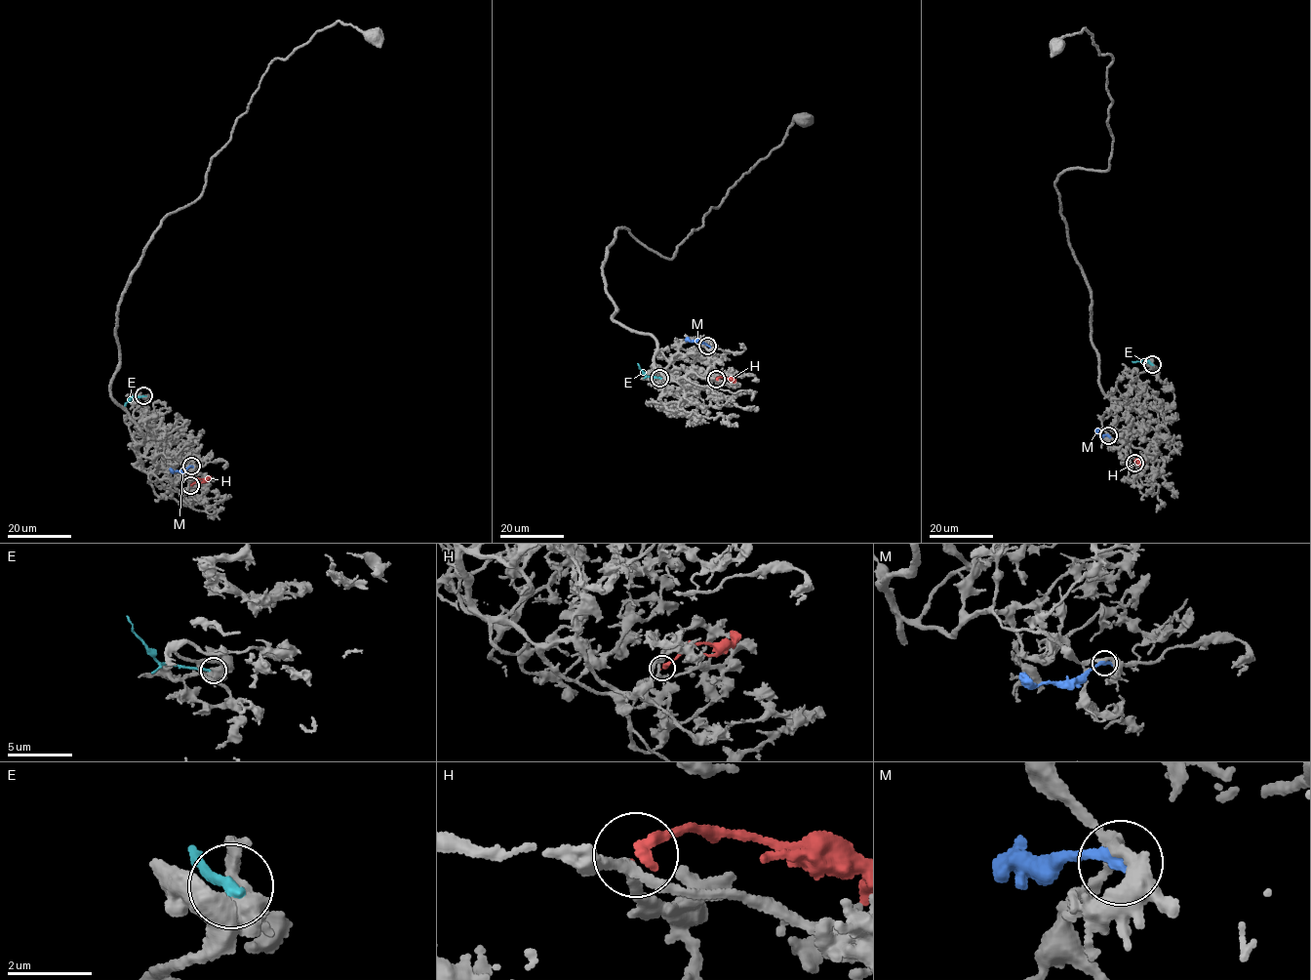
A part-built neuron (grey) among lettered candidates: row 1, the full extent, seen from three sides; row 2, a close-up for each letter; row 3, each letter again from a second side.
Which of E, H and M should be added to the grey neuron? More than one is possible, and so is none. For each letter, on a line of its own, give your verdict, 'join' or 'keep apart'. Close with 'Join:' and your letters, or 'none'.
E: keep apart
H: keep apart
M: keep apart
Join: none

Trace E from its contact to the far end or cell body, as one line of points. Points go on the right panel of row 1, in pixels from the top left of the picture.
E: (1152, 364), (1148, 360), (1132, 361)

